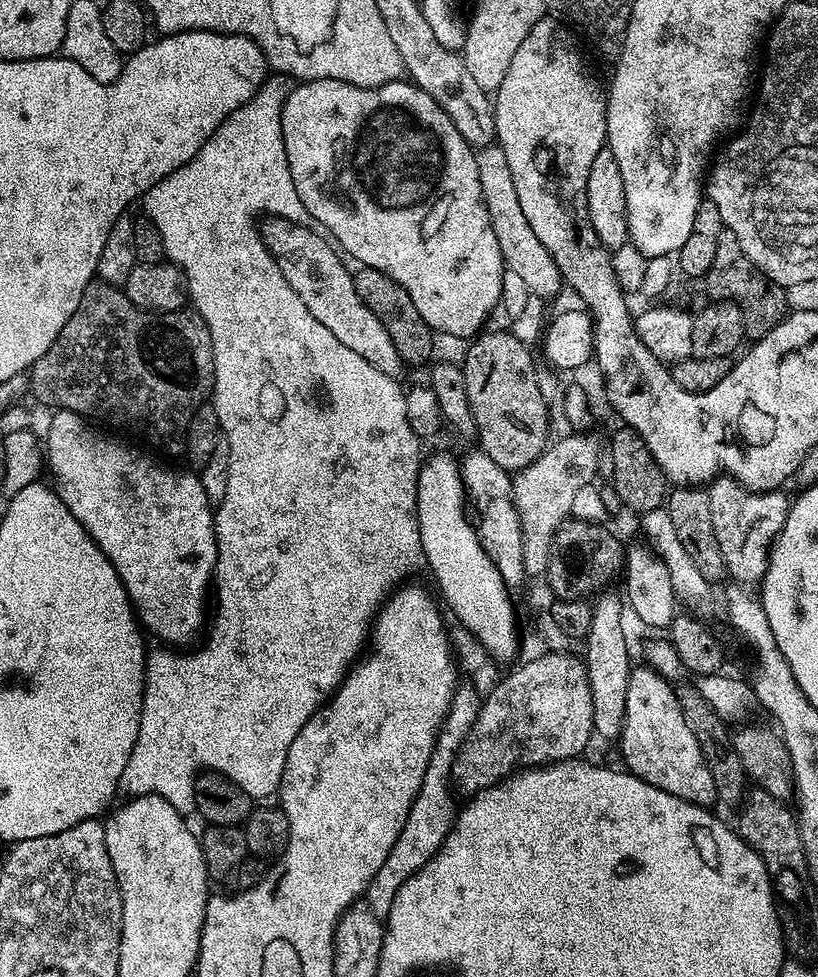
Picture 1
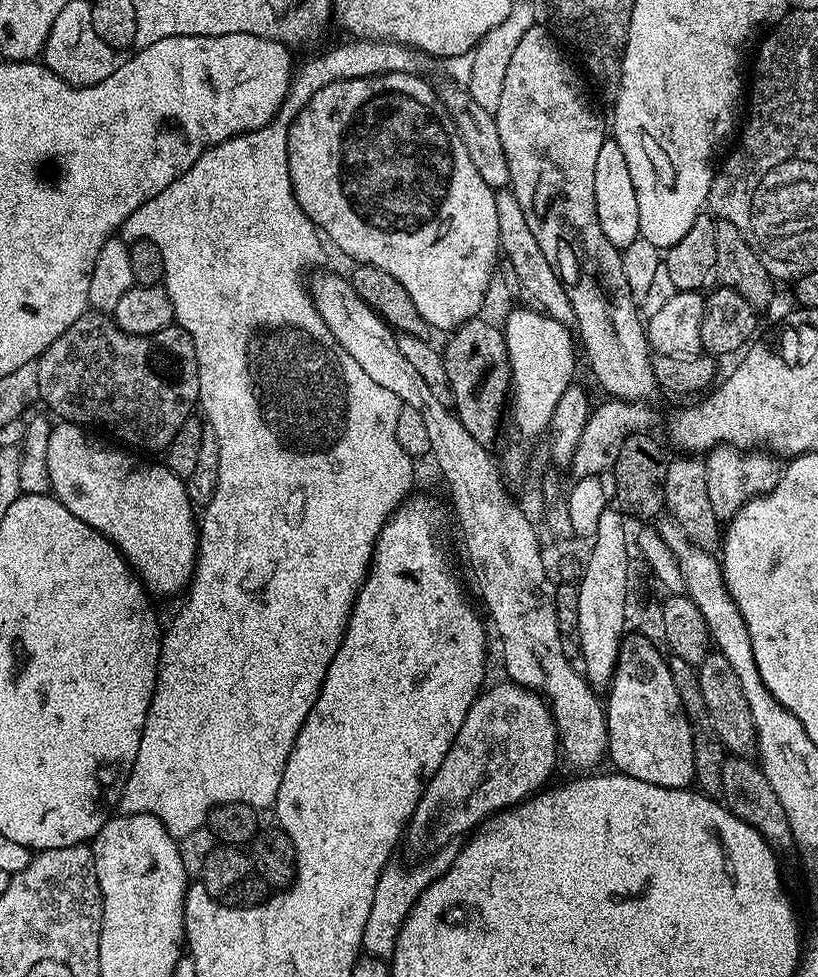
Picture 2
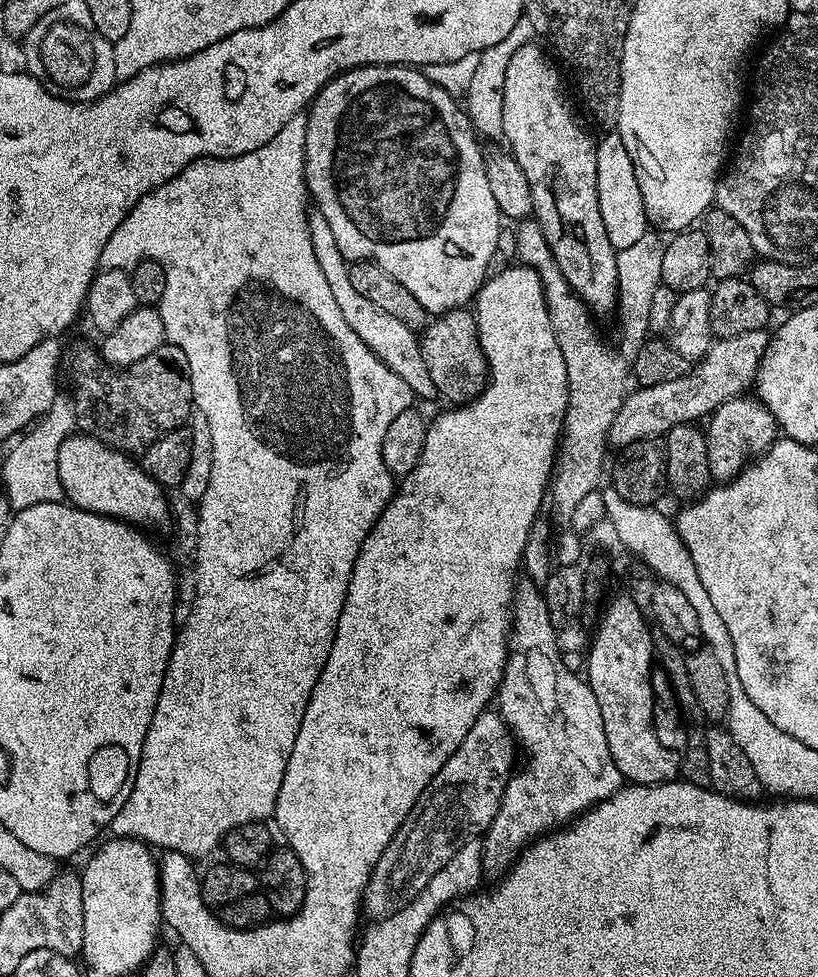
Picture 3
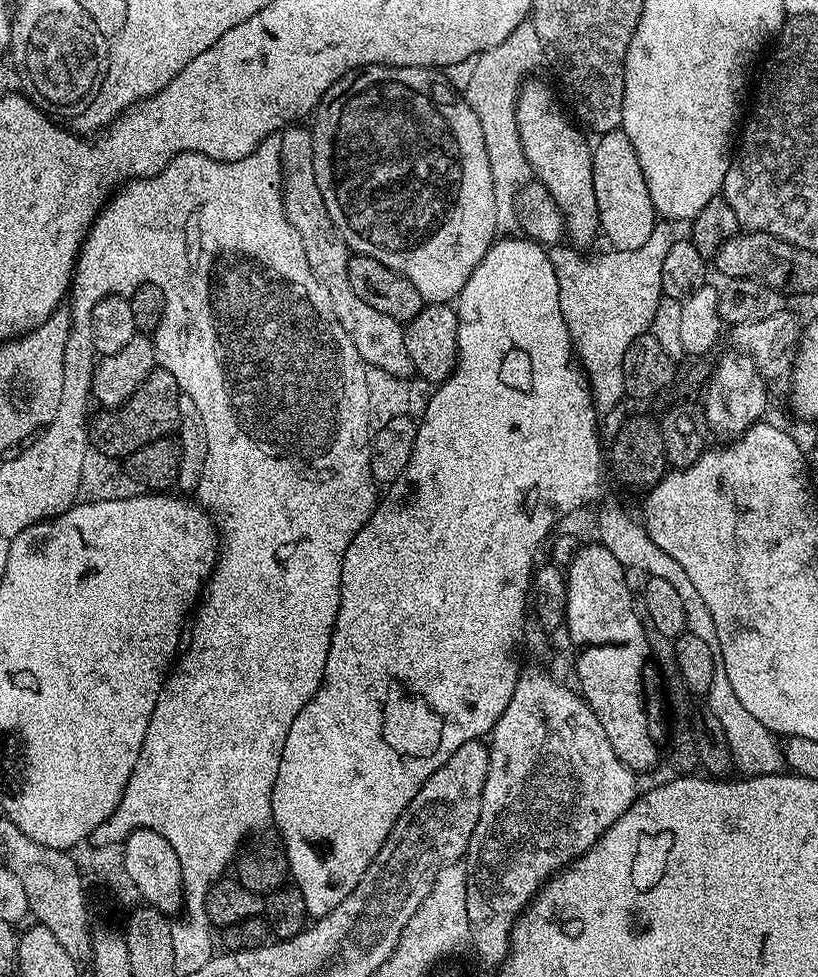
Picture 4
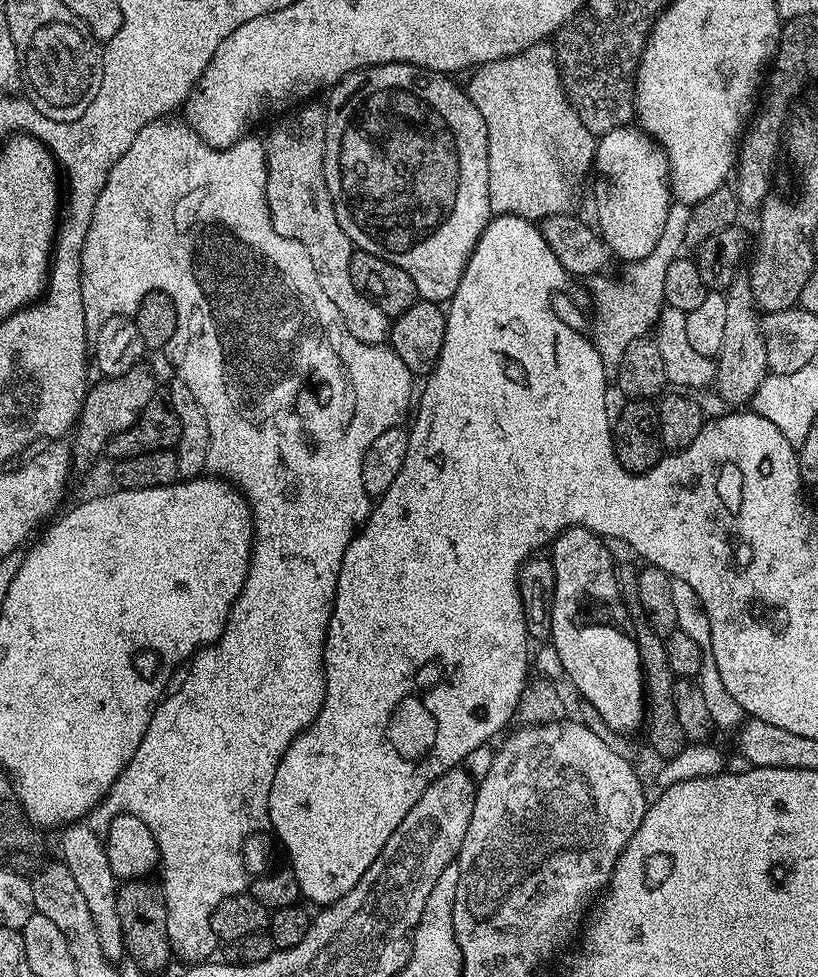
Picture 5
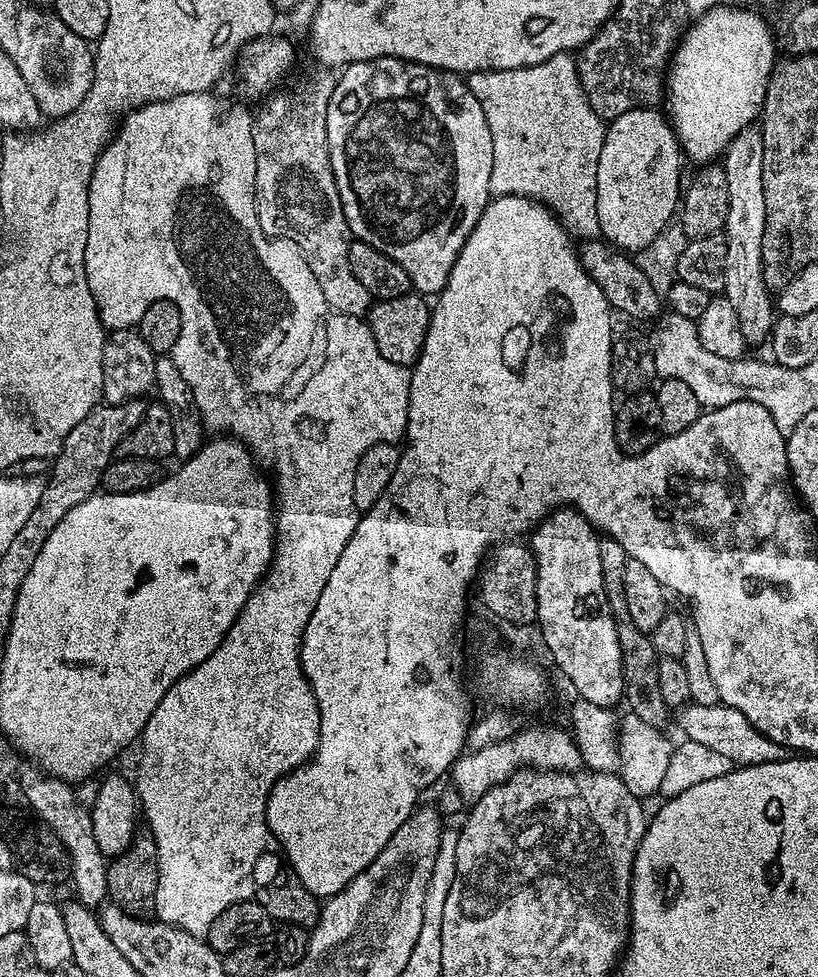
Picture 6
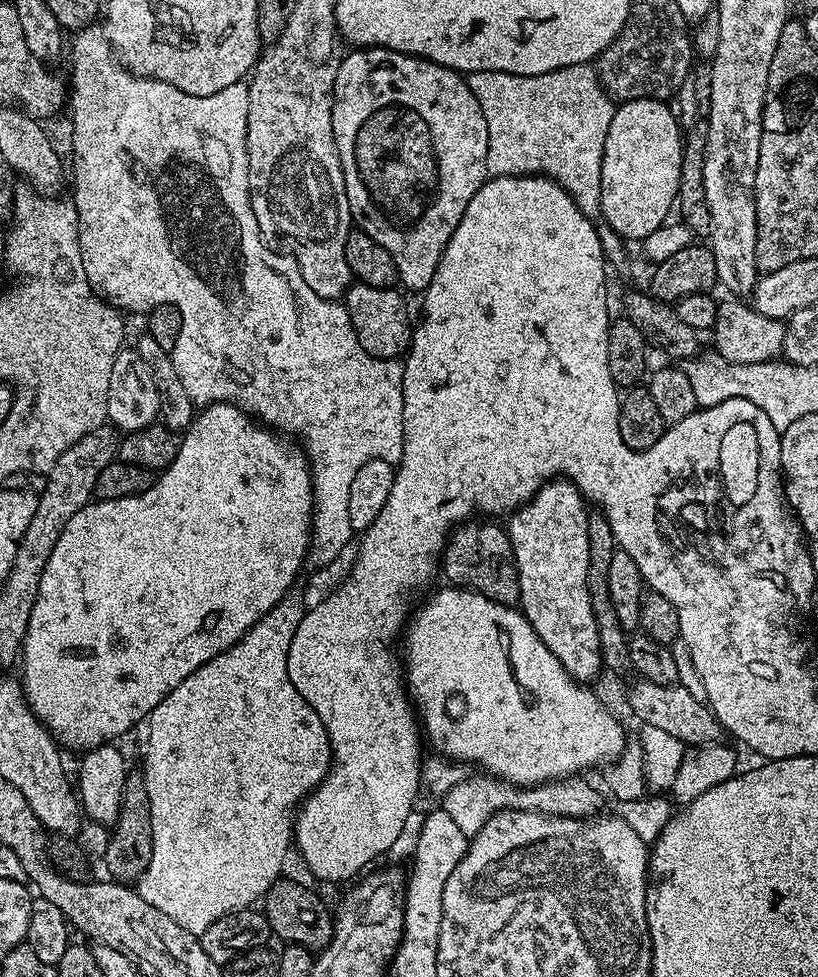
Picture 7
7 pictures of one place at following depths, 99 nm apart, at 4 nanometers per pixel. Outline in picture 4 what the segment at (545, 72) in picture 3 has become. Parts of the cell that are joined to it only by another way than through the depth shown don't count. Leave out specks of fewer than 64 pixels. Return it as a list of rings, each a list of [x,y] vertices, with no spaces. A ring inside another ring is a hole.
[[[529,79],[523,85],[516,102],[516,122],[522,150],[529,160],[531,175],[544,184],[550,198],[554,198],[564,219],[567,239],[577,249],[584,250],[600,232],[598,202],[594,198],[592,177],[593,145],[590,140],[588,144],[587,138],[583,136],[585,133],[570,119],[565,105],[560,105],[555,94],[542,81],[536,79]]]

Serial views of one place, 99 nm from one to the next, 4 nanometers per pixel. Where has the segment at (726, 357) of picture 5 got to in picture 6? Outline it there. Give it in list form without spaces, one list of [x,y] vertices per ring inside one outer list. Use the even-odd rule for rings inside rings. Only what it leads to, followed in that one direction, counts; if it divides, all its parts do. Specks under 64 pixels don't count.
[[[759,127],[744,128],[728,144],[722,157],[722,167],[726,174],[726,190],[730,196],[730,204],[726,210],[723,238],[726,242],[726,262],[724,263],[724,291],[722,295],[734,306],[734,314],[738,314],[738,326],[742,326],[742,334],[749,345],[760,344],[769,339],[774,323],[774,296],[766,286],[762,274],[762,230],[766,230],[766,194],[762,190],[762,138],[763,131]]]

